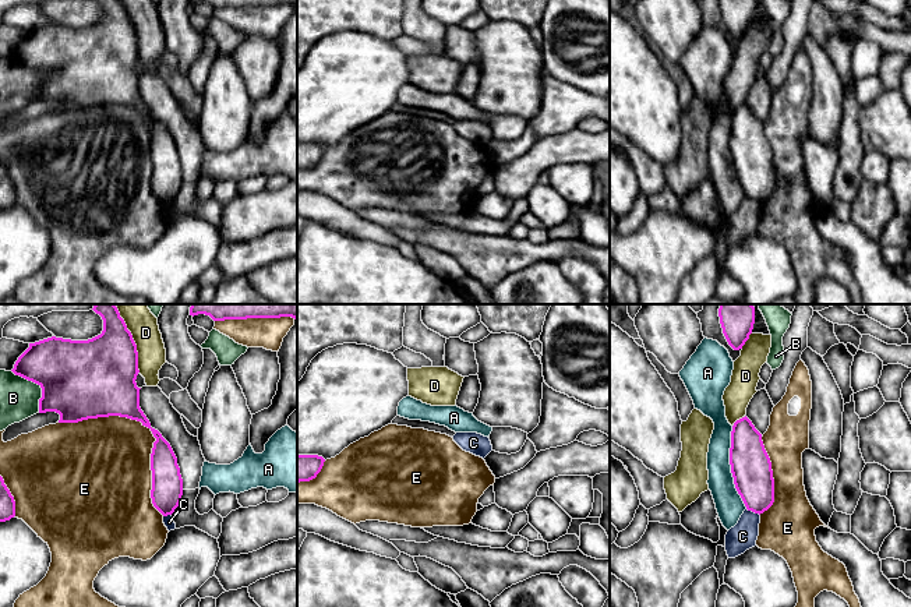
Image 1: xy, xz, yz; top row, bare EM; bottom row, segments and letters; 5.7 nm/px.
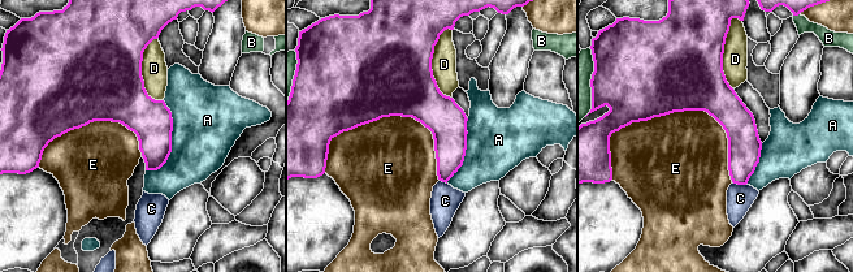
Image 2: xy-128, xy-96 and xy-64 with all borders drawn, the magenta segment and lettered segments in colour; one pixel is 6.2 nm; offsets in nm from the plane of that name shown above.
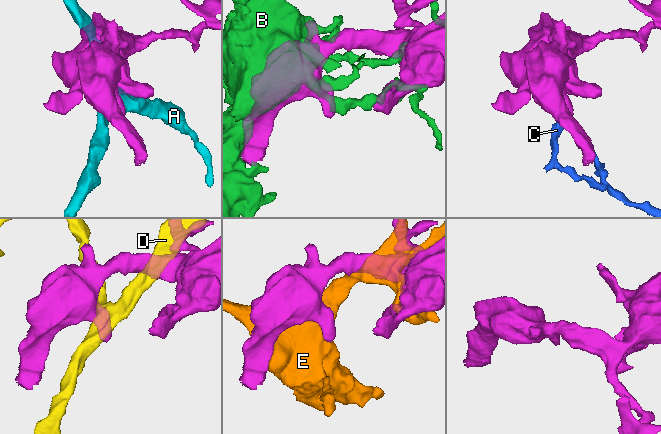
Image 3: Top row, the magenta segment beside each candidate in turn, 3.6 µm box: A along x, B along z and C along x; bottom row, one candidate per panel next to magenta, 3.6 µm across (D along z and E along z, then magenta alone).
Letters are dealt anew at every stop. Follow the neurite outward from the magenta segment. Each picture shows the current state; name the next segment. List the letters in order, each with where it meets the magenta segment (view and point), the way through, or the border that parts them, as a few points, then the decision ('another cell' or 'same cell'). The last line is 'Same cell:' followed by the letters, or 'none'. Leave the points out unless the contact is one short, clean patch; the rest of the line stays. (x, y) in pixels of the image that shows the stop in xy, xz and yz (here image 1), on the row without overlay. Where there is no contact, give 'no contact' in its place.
A: meets magenta in yz at (731, 155); another cell
B: meets magenta in xy at (38, 71); another cell
C: meets magenta in yz at (754, 198); border along yz (747, 196), (759, 203); another cell
D: meets magenta in xy at (134, 30); another cell
E: meets magenta in xy at (147, 113); another cell
Same cell: none

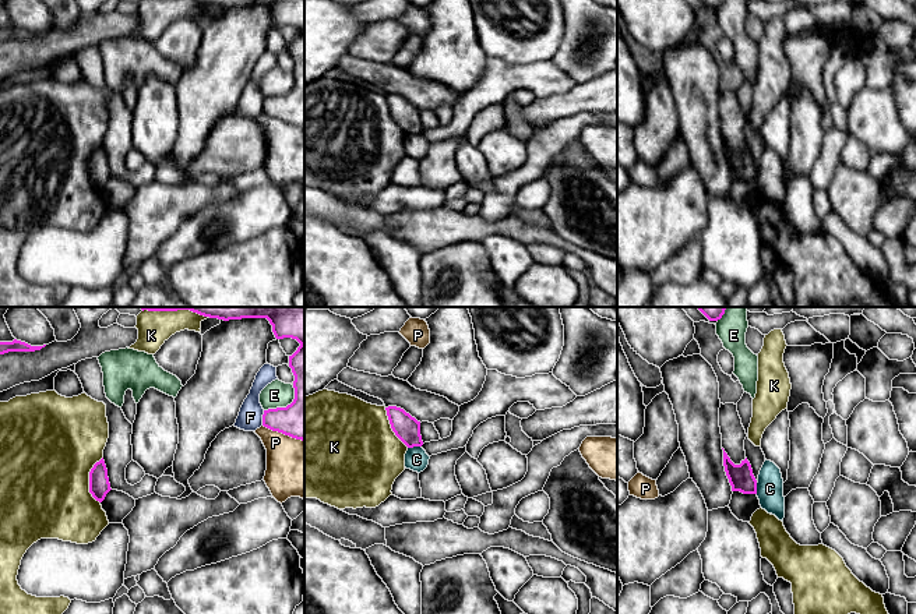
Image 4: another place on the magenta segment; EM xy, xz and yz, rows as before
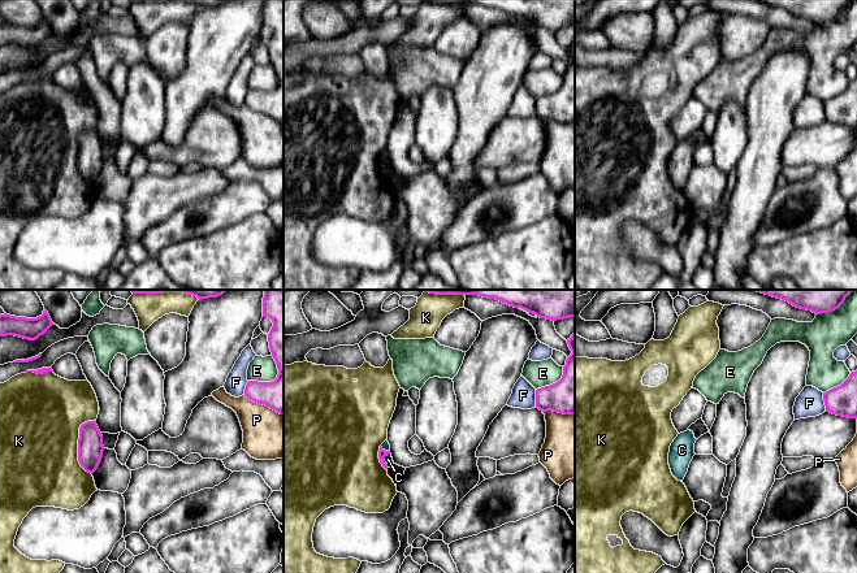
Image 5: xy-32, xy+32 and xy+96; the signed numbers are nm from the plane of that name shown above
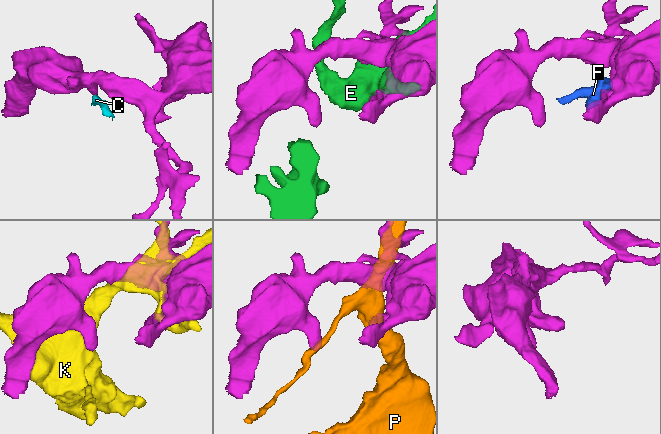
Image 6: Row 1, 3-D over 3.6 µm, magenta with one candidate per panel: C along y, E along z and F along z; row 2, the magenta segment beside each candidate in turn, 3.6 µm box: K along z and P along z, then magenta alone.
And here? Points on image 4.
C: meets magenta in xz at (414, 133); another cell
E: meets magenta in xy at (286, 94); another cell
F: meets magenta in xy at (263, 105); another cell
K: meets magenta in xy at (90, 168); another cell
P: meets magenta in xy at (284, 120); border along xy (263, 112), (303, 129); another cell
Same cell: none

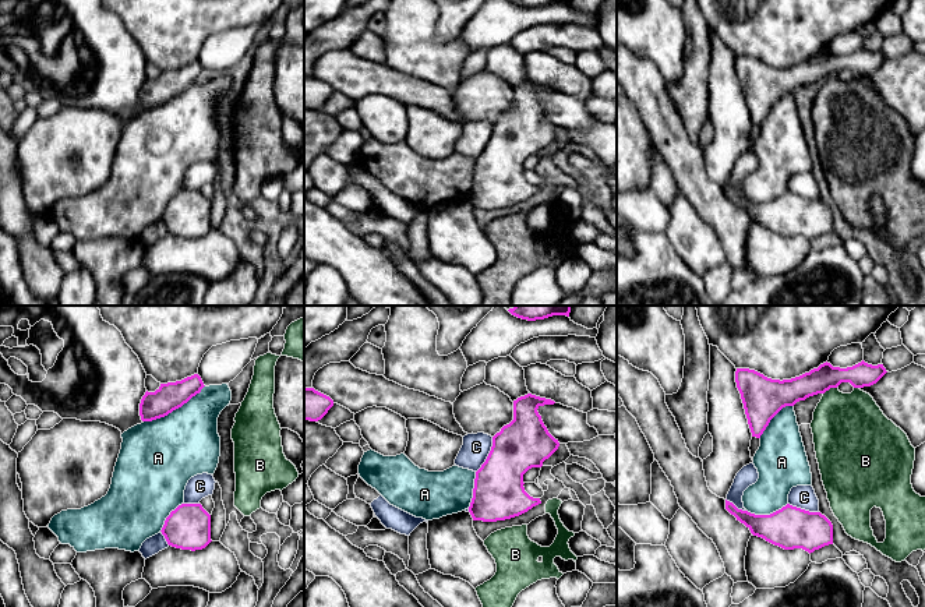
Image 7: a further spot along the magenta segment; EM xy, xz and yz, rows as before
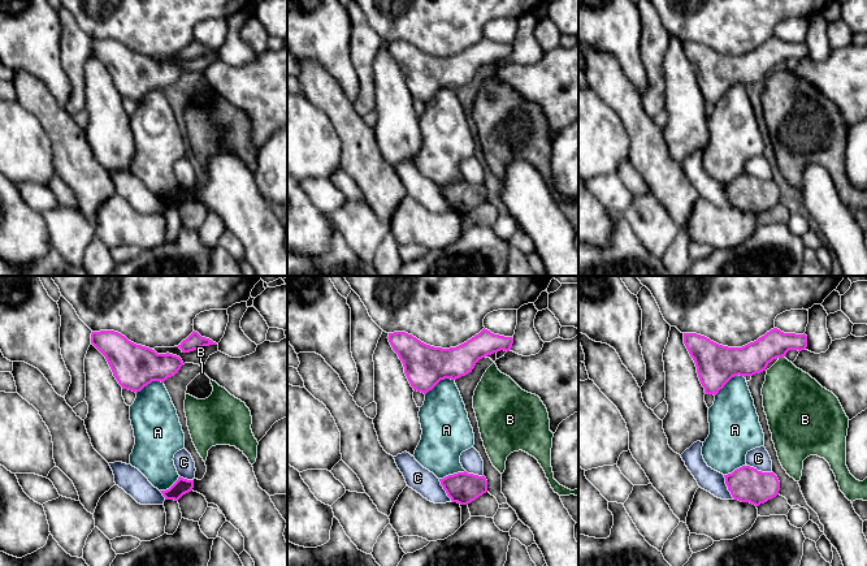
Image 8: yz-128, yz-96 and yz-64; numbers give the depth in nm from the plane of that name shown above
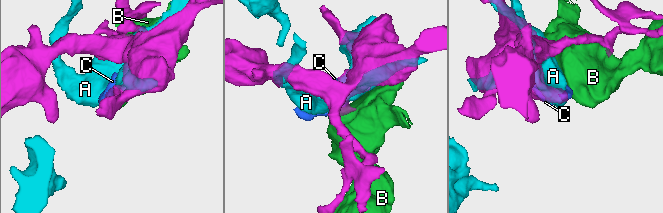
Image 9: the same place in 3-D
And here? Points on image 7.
A: meets magenta in xy at (175, 96); another cell
B: meets magenta in yz at (829, 76); another cell
C: meets magenta in xz at (489, 143); another cell
Same cell: none

